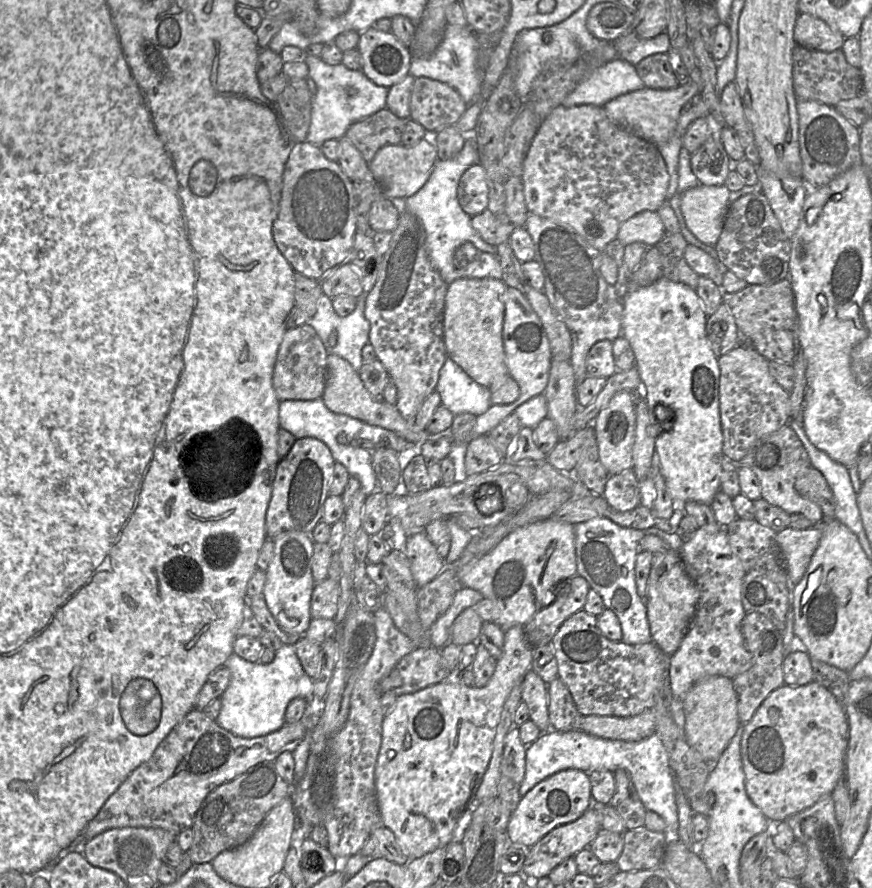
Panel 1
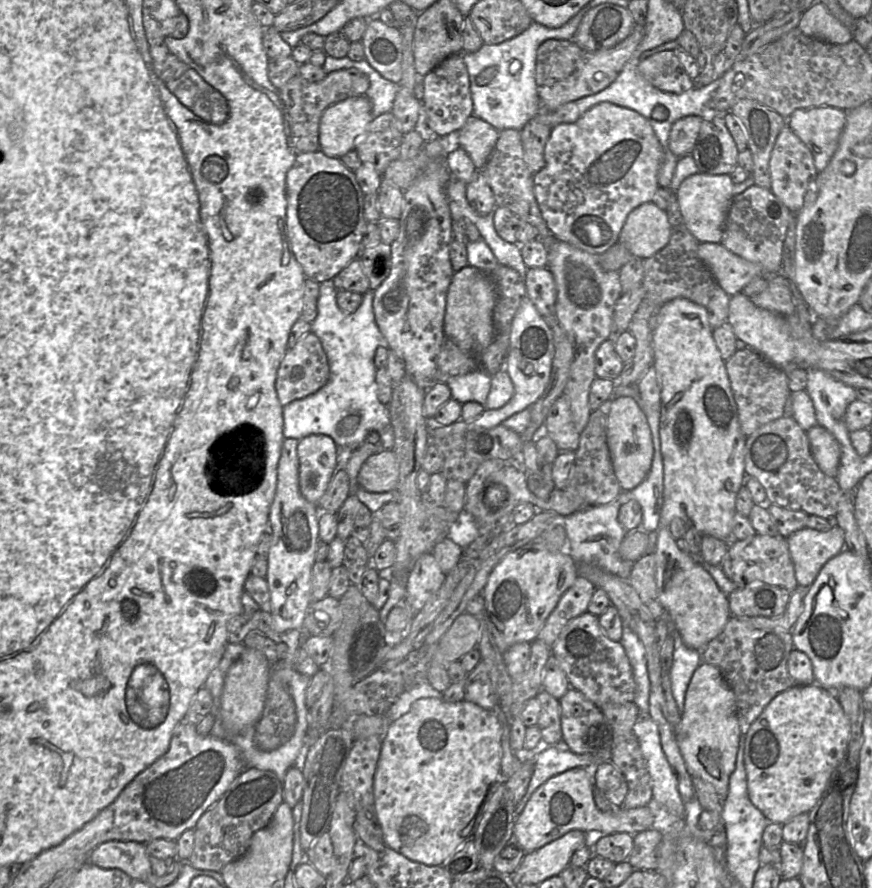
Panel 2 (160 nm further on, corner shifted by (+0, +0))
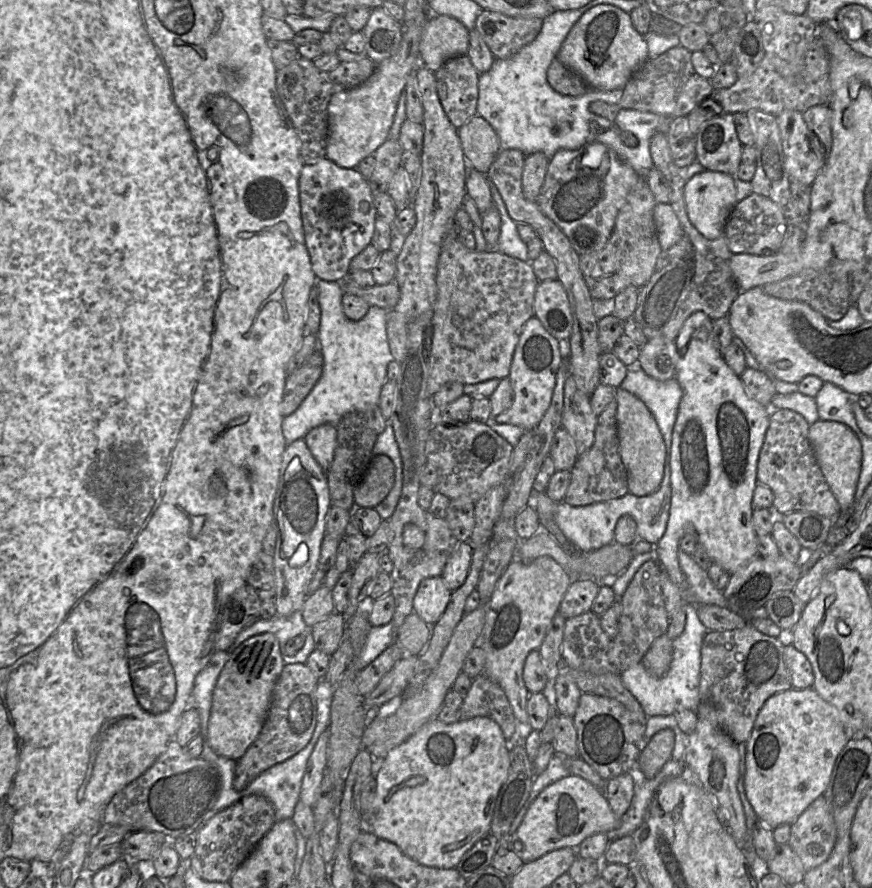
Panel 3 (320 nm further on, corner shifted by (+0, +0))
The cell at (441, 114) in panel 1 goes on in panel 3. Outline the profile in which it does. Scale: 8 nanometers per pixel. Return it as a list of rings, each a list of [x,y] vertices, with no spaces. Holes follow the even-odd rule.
[[[467,55],[446,61],[435,73],[437,93],[450,122],[459,129],[477,115],[478,78]]]

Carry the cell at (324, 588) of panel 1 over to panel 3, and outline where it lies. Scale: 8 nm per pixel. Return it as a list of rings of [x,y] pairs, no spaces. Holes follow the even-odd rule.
[[[338,612],[310,627],[315,648],[331,656],[345,638],[345,618]]]

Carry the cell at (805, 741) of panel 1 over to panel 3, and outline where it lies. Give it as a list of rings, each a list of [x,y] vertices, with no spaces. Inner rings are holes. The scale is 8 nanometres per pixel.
[[[792,687],[769,697],[761,707],[746,742],[744,788],[759,820],[771,829],[795,822],[811,803],[823,796],[836,759],[850,738],[837,709],[823,699],[814,687]]]

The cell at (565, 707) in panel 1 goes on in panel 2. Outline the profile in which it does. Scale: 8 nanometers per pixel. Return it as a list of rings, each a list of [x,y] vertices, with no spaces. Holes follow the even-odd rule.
[[[569,688],[559,699],[561,707],[561,729],[563,742],[575,754],[591,755],[595,764],[610,761],[613,746],[613,730],[601,709],[587,699],[581,692]]]

